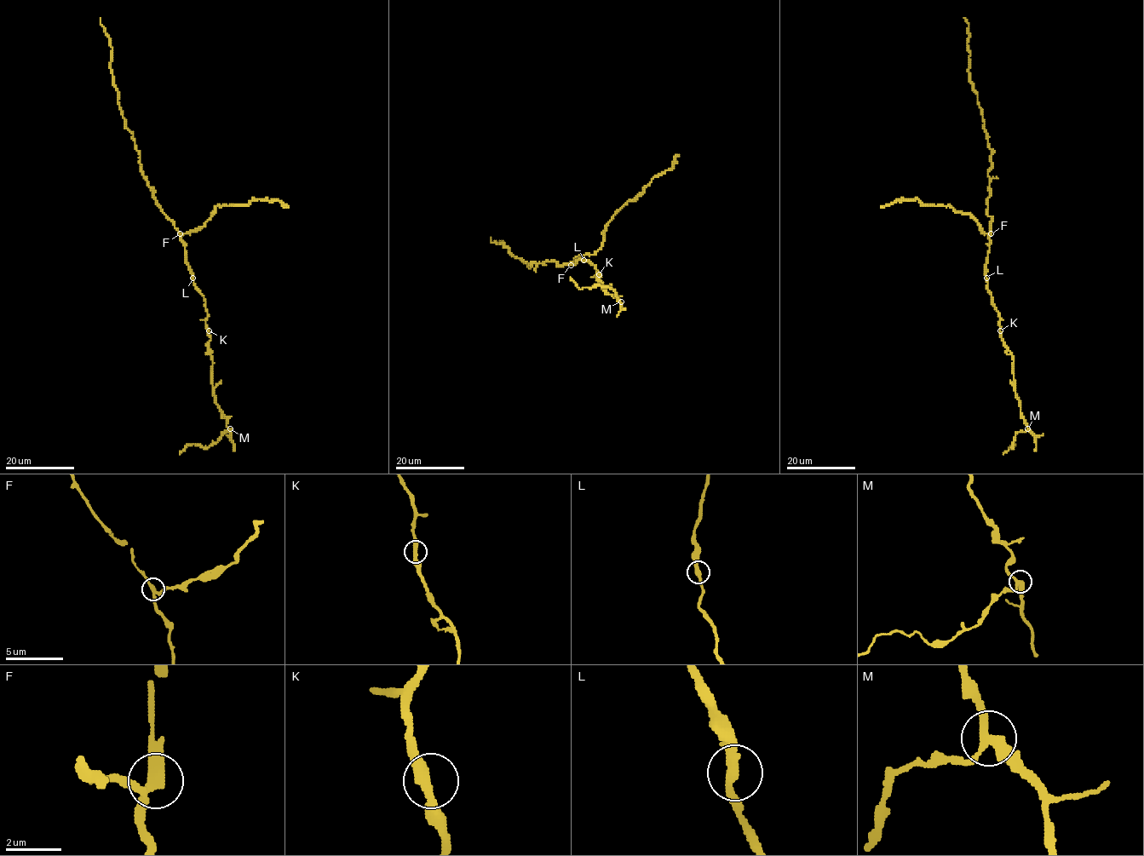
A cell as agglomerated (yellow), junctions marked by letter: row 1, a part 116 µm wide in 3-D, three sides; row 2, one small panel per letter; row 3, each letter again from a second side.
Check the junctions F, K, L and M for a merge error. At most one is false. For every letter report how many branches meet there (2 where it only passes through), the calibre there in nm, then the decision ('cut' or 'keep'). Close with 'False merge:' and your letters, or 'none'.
F: 3 | 300 nm | cut
K: 2 | 360 nm | keep
L: 2 | 340 nm | keep
M: 3 | 320 nm | keep
False merge: F

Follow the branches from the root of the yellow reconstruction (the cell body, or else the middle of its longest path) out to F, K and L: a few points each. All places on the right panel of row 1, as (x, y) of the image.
F: (988, 253), (991, 233)
K: (988, 253), (986, 288), (999, 317), (1000, 330)
L: (988, 253), (986, 278)

